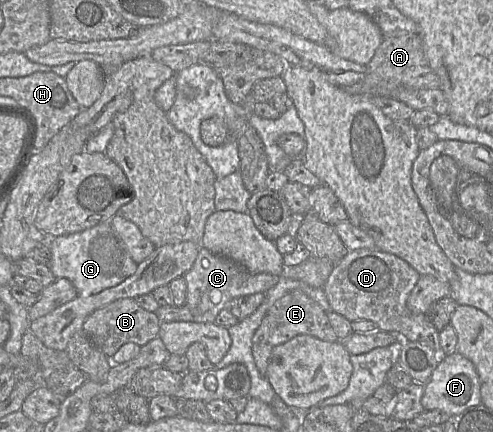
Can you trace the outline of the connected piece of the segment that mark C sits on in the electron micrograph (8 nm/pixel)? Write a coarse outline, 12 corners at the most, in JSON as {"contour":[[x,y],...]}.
{"contour":[[200,247],[183,275],[185,305],[214,323],[232,299],[265,293],[280,276],[250,273]]}

